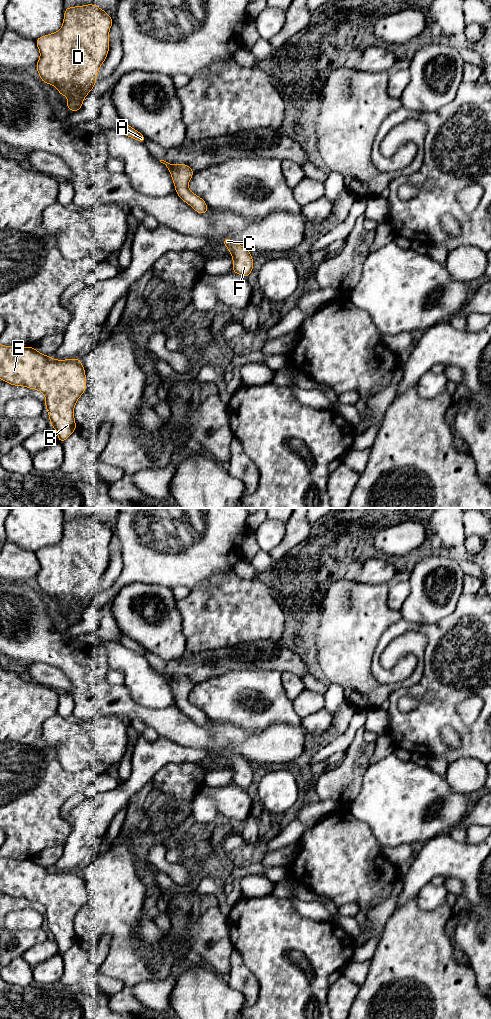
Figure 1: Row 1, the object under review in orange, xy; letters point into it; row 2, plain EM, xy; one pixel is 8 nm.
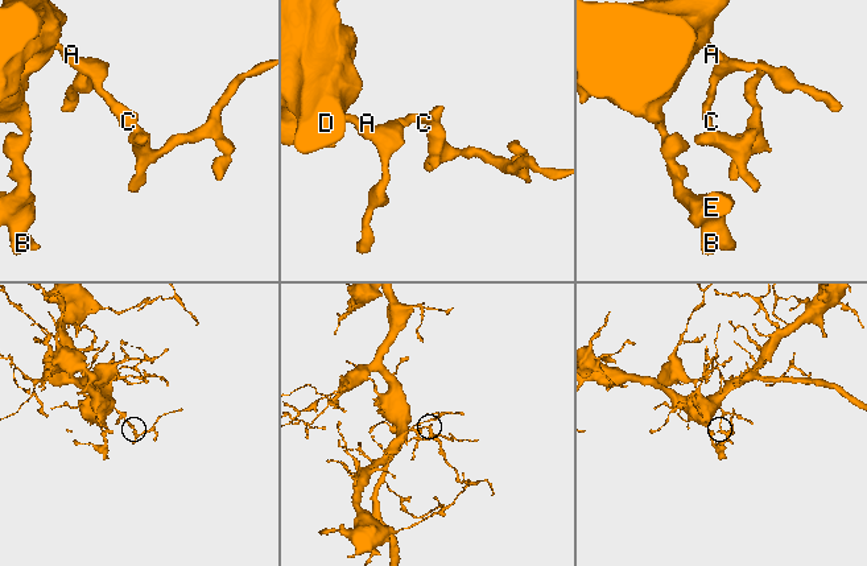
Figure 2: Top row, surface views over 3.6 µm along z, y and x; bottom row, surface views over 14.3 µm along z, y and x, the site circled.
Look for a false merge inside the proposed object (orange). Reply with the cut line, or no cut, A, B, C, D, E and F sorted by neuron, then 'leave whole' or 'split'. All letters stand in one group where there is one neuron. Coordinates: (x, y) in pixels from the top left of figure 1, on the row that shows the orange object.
cut none; groups A B C D E F; leave whole

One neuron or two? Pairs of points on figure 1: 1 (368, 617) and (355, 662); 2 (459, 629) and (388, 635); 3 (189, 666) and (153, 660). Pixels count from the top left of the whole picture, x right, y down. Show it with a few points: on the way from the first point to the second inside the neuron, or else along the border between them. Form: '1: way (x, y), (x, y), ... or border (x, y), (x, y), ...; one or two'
1: way (357, 628), (355, 630), (355, 651); one
2: way (441, 629), (406, 627); one
3: way (180, 666), (162, 666); one

